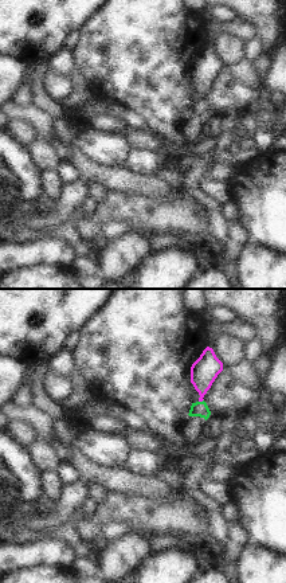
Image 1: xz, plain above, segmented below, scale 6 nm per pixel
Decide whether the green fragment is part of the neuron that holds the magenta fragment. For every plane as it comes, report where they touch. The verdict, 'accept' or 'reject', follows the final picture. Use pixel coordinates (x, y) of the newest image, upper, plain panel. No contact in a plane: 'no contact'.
meets magenta at (200, 100)

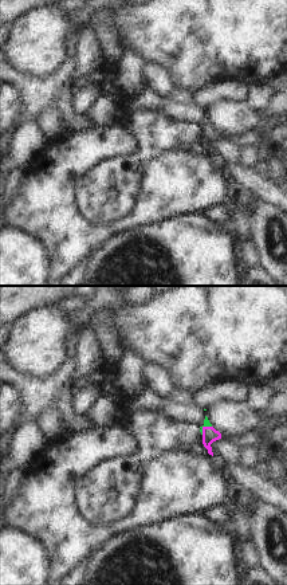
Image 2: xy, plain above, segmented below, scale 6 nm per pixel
meets magenta at (204, 126)

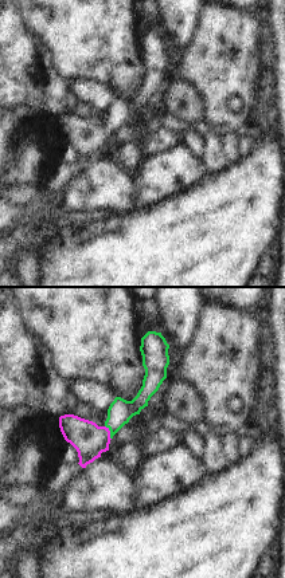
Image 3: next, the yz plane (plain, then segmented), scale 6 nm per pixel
meets magenta at (109, 132)

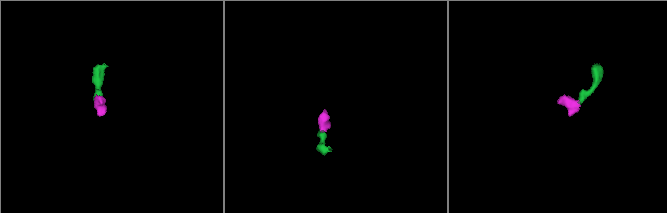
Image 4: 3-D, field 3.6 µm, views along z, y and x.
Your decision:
accept

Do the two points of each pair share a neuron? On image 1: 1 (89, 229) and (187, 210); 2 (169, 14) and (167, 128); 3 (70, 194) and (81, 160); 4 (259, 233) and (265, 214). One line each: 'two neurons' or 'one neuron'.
1: one neuron
2: one neuron
3: two neurons
4: one neuron

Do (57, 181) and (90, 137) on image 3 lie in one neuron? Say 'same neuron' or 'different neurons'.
same neuron

